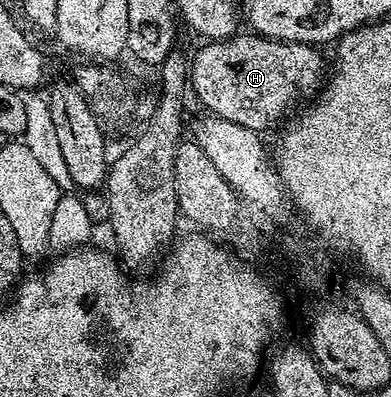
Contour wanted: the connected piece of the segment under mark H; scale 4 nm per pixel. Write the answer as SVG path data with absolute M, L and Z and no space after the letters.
M238 33L228 39L205 41L200 45L202 47L197 52L192 52L190 61L192 84L199 93L199 101L206 106L208 114L235 121L235 125L243 125L258 133L265 133L277 122L280 124L286 118L285 110L296 99L312 100L320 92L327 75L327 59L317 52L320 50L316 46L308 43L281 43L256 33Z

